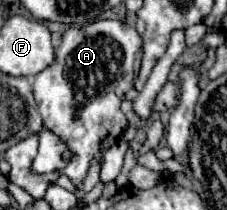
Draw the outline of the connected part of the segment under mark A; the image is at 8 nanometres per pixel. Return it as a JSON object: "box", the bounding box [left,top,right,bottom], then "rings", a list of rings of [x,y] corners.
{"box":[32,19,142,189],"rings":[[[106,19],[106,21],[96,21],[82,29],[70,27],[62,37],[62,45],[56,49],[54,63],[34,77],[34,83],[32,83],[34,99],[38,103],[38,113],[42,115],[44,127],[64,137],[70,149],[76,153],[74,161],[70,161],[62,173],[68,175],[78,189],[82,189],[84,185],[84,179],[90,169],[90,161],[94,159],[100,161],[104,151],[118,143],[118,139],[122,137],[128,125],[124,113],[120,111],[120,103],[124,93],[128,93],[134,87],[134,57],[140,49],[142,49],[140,33],[122,21]]]}

